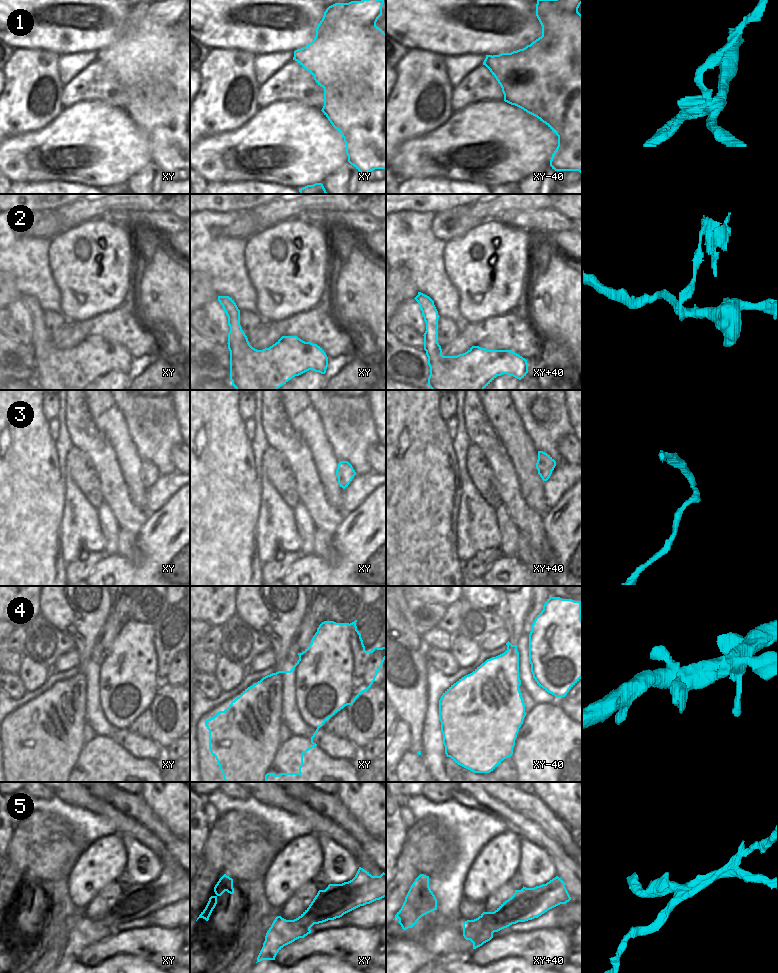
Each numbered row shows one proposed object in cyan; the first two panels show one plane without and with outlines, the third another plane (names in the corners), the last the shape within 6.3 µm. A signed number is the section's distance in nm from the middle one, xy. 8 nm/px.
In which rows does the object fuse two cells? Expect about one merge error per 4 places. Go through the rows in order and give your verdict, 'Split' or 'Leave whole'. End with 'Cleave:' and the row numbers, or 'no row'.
1: Split
2: Split
3: Split
4: Leave whole
5: Split
Cleave: 1, 2, 3, 5.

